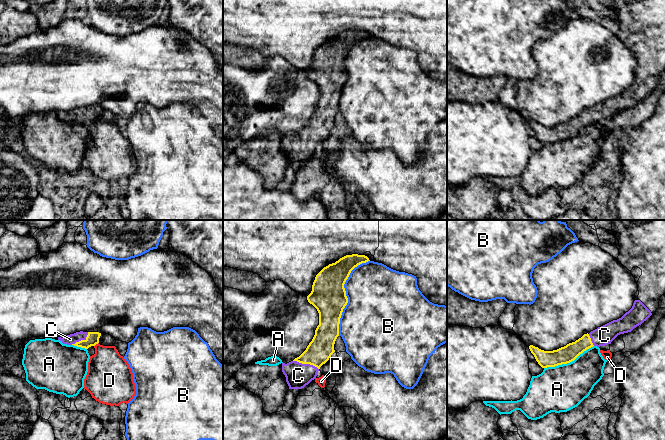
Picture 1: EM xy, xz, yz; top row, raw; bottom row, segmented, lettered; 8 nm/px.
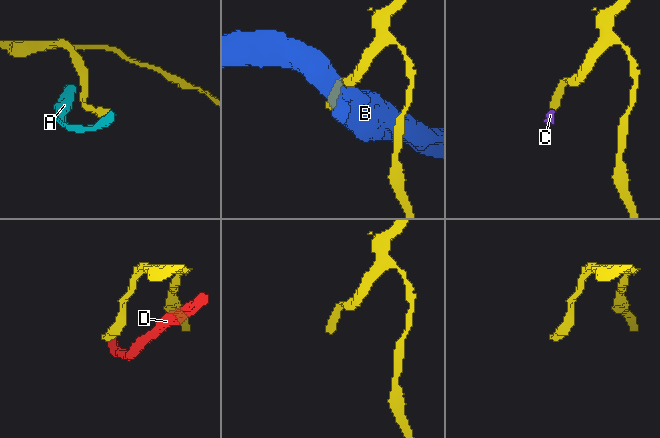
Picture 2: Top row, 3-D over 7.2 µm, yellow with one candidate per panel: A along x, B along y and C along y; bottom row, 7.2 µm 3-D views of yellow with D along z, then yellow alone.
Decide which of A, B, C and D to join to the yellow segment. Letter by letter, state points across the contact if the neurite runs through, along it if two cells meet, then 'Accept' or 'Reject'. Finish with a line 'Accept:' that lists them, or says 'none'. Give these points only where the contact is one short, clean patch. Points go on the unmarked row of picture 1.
A: Boundary: yz (593, 121), (569, 138), (544, 144). Reject
B: Reject
C: Path across: xz (320, 125), (306, 139), (298, 151). Accept
D: Boundary: xy (98, 118), (94, 122). Reject
Accept: C

